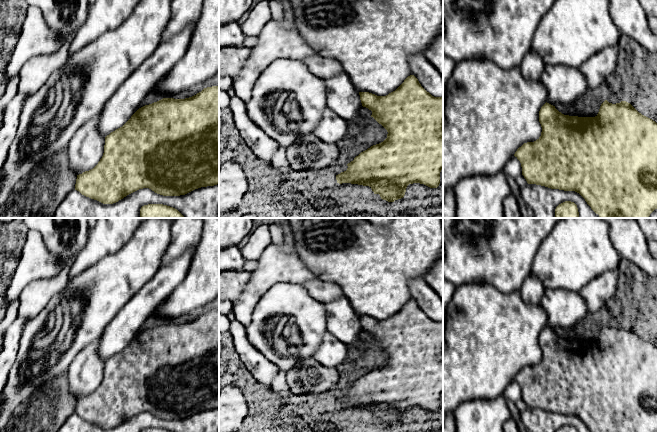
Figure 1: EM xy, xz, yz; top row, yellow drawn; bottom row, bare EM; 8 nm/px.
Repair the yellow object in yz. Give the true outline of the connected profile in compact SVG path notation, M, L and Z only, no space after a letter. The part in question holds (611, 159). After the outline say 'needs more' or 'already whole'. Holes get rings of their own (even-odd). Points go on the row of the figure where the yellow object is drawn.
M605 100L595 117L564 115L555 106L546 102L539 111L539 122L542 127L541 136L534 142L524 143L514 154L521 163L522 175L528 184L564 191L575 191L585 199L591 209L599 215L599 218L648 218L657 209L657 123L655 121L639 113L626 101L612 104Z | already whole

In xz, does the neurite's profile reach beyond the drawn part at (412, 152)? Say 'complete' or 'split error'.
complete

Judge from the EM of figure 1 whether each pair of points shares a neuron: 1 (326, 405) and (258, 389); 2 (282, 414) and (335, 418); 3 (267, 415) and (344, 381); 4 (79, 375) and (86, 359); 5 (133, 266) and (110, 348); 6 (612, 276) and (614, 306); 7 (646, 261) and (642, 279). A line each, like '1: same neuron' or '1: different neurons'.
1: same neuron
2: same neuron
3: same neuron
4: same neuron
5: different neurons
6: different neurons
7: different neurons

